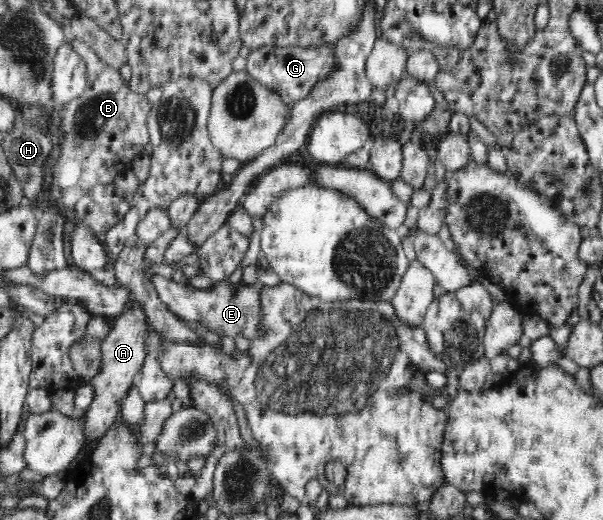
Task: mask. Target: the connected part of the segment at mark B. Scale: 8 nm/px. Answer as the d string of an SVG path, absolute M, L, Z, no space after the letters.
M71 38L70 44L76 50L87 67L86 87L84 91L63 106L56 107L59 112L61 121L61 131L63 136L58 141L61 152L59 158L55 161L52 169L53 181L49 195L53 197L54 203L62 206L64 209L72 209L75 203L87 193L92 186L96 184L108 184L118 173L124 173L130 170L132 161L142 155L144 146L149 142L149 131L147 128L148 112L151 104L148 102L146 95L134 93L129 84L122 76L119 69L104 64L96 52L91 50L80 40Z

